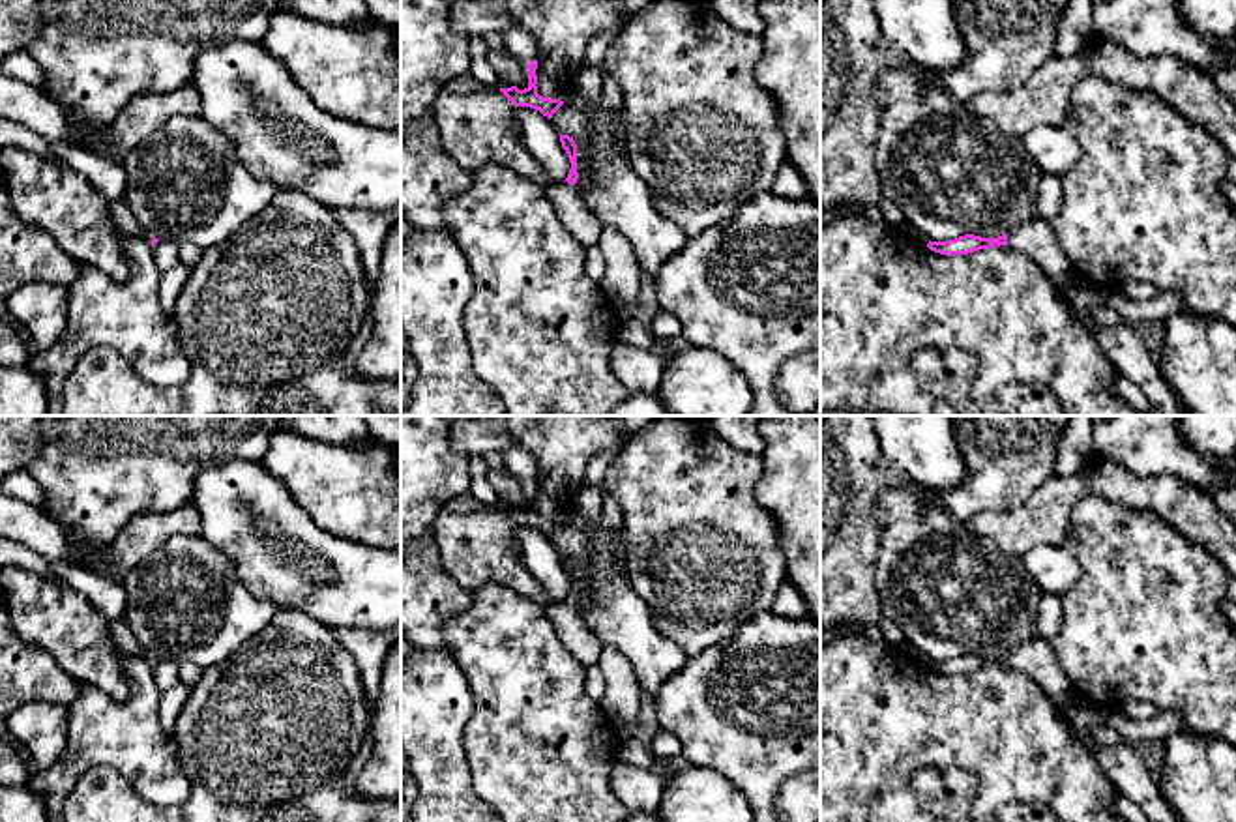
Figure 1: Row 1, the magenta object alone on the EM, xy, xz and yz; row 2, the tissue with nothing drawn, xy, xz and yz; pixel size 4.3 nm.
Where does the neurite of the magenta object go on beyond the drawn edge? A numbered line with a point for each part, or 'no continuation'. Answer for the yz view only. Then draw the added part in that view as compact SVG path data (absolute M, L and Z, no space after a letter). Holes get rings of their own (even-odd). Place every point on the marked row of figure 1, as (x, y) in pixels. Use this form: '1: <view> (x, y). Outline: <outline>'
1: yz (1036, 240). Outline: M1036 217L1015 227L1008 232L1008 243L1024 253L1060 288L1073 279L1069 260L1062 251L1049 221Z

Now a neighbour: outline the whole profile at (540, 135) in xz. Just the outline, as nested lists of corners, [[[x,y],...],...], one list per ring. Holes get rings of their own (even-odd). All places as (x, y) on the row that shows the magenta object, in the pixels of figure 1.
[[[517,107],[513,118],[534,159],[543,165],[554,180],[564,182],[571,163],[551,120],[530,107]]]

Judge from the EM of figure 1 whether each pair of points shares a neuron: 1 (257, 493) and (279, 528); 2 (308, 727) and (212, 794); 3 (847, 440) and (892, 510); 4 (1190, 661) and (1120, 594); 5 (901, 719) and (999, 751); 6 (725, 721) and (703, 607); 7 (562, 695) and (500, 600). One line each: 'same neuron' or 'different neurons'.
1: same neuron
2: same neuron
3: different neurons
4: same neuron
5: same neuron
6: different neurons
7: same neuron

